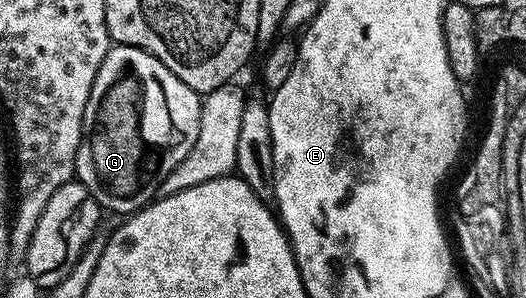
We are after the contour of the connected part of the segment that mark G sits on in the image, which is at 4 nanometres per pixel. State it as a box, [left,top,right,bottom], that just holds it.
[75,45,200,216]

